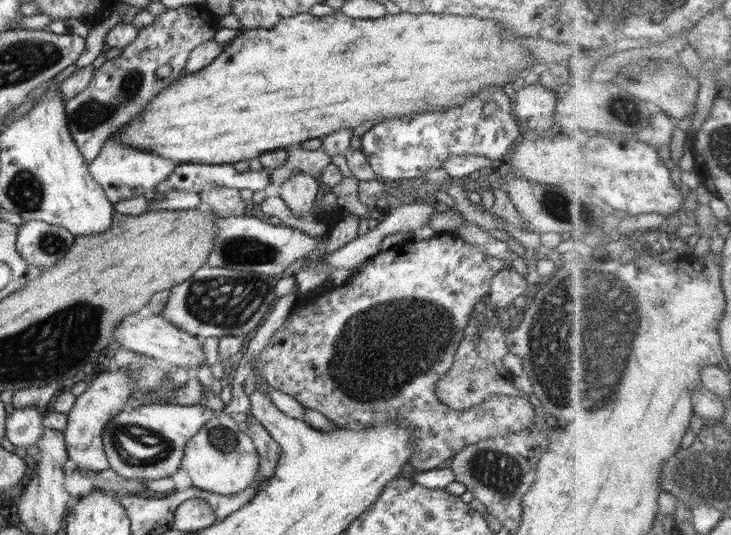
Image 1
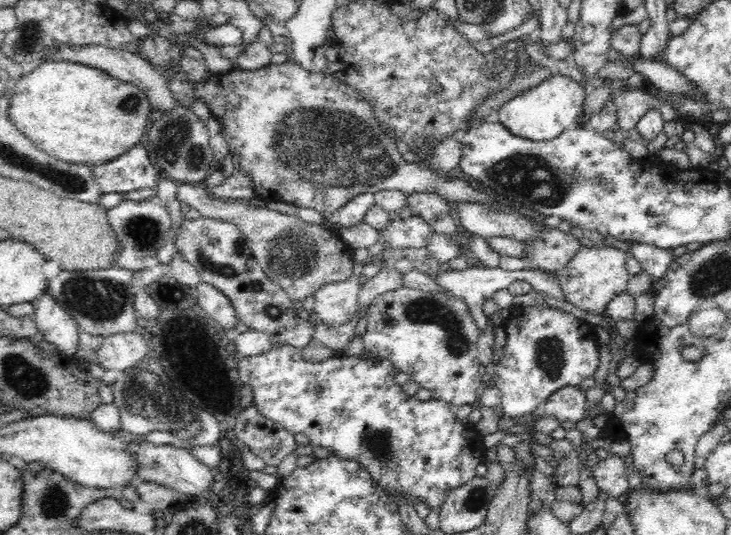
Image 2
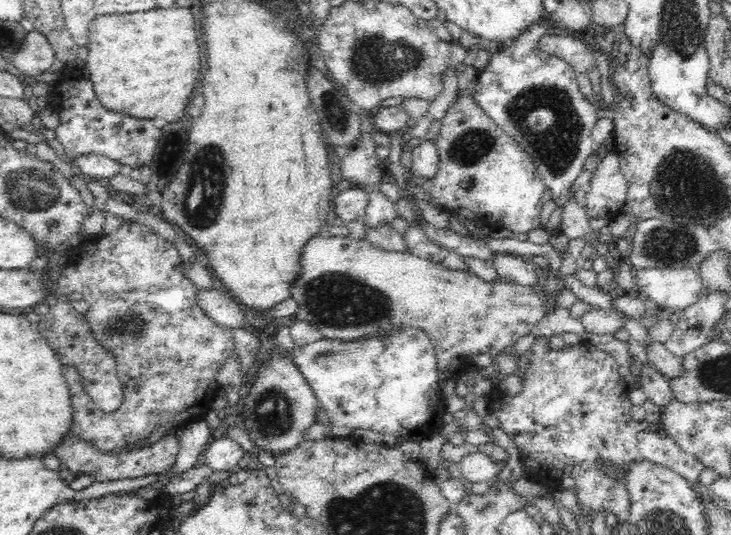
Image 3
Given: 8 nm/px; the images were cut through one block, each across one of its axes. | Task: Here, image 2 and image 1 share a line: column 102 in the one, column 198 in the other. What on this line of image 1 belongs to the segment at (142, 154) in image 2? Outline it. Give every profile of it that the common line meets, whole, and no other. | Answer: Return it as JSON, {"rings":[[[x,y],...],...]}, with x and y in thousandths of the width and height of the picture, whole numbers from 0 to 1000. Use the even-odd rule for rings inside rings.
{"rings":[[[244,307],[230,336],[212,351],[219,361],[233,355],[274,361],[279,350],[301,348],[347,359],[361,357],[371,342],[368,318],[328,321],[317,307]]]}

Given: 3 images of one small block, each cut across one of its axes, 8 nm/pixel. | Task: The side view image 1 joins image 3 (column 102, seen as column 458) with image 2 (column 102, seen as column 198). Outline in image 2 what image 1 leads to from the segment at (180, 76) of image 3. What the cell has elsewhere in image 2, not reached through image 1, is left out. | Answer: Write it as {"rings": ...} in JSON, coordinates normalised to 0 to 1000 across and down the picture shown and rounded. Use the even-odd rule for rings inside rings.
{"rings":[[[66,112],[15,157],[12,224],[53,280],[127,314],[175,284],[200,254],[209,207],[194,166],[116,120]]]}

